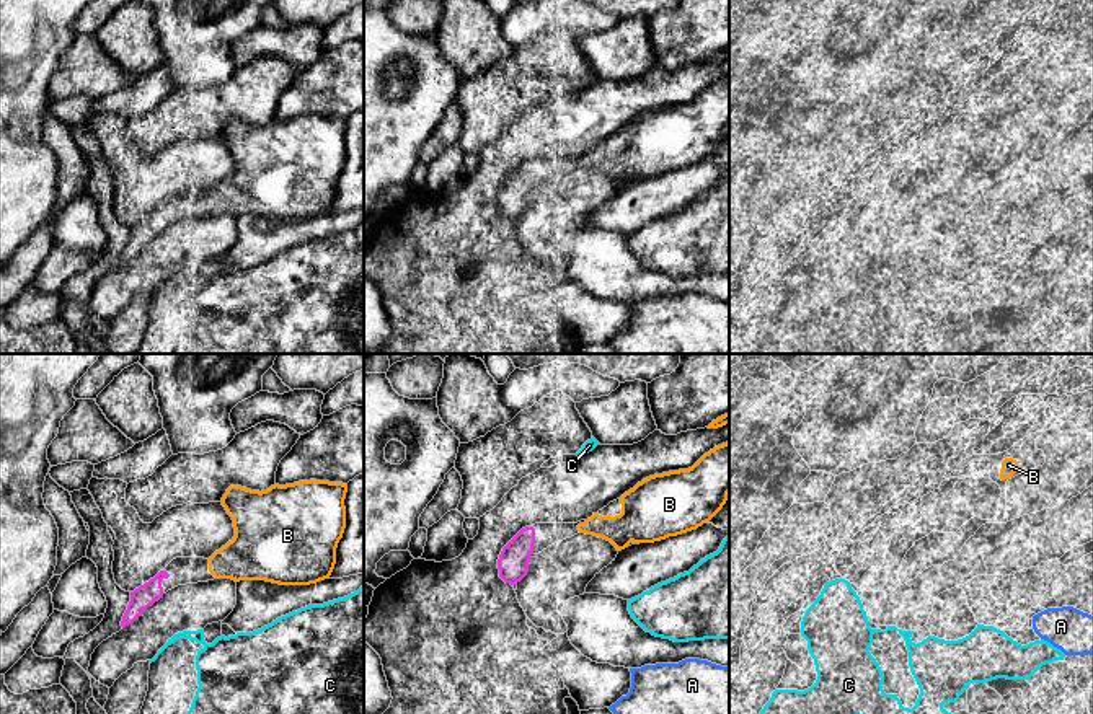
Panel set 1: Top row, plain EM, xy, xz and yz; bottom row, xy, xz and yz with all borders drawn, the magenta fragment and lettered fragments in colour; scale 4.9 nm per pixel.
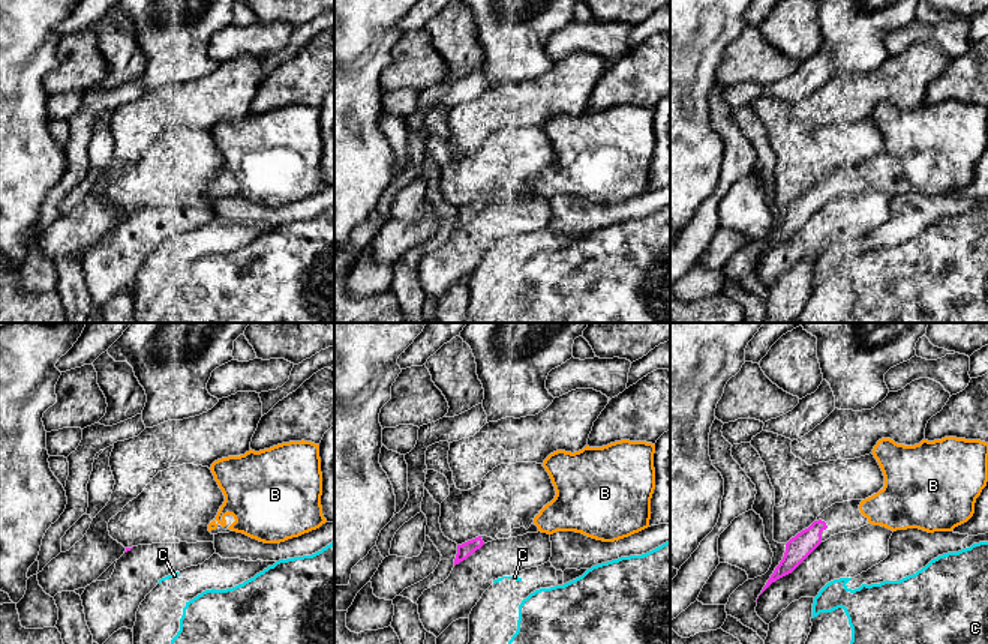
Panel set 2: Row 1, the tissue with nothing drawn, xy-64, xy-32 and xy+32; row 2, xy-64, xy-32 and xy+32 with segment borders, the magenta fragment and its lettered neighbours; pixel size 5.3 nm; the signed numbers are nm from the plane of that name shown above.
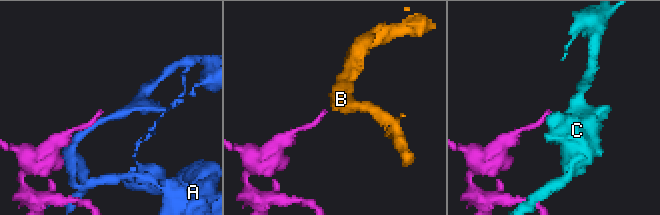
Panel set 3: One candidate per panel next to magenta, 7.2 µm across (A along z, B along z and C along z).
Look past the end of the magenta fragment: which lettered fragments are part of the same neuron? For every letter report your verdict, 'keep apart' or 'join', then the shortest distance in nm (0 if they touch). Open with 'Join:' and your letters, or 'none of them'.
Join: B
A: keep apart | 700 nm
B: join | 200 nm
C: keep apart | 180 nm

